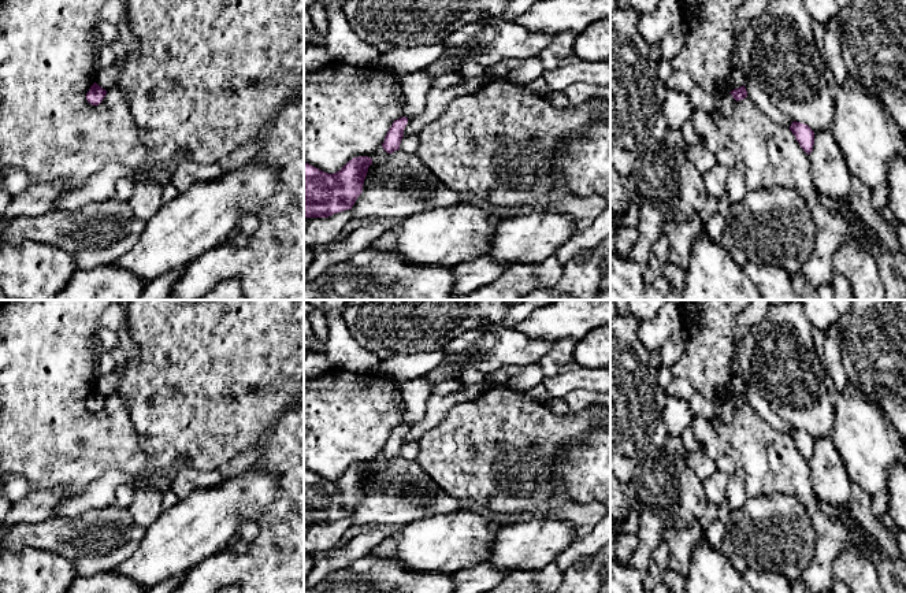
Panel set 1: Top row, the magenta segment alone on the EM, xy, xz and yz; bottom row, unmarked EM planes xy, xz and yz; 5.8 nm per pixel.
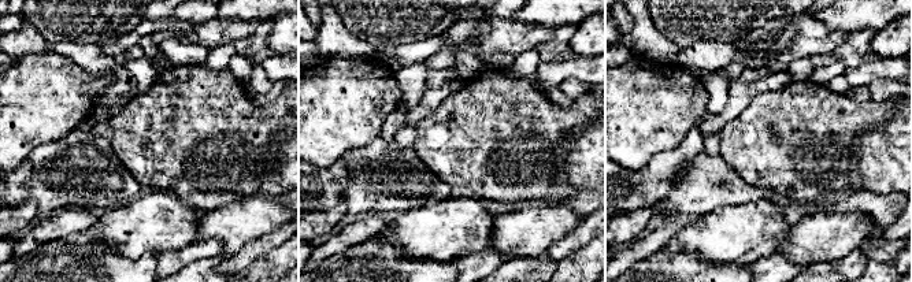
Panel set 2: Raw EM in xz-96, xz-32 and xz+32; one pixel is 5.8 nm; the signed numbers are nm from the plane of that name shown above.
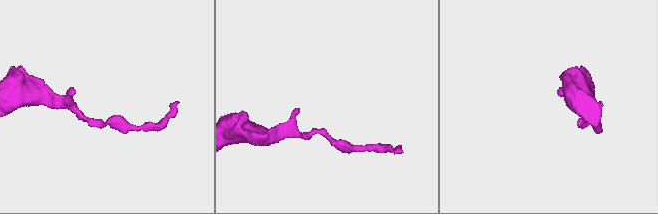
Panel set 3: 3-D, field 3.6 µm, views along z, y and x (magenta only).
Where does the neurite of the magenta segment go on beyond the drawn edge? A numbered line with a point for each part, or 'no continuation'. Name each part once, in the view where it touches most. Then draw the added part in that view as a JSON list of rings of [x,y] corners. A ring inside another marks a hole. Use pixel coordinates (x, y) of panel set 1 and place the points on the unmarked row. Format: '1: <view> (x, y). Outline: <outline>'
no continuation

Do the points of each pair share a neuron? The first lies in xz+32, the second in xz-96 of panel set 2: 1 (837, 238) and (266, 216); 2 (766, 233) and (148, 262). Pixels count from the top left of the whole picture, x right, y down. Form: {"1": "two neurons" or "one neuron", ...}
{"1": "one neuron", "2": "two neurons"}

